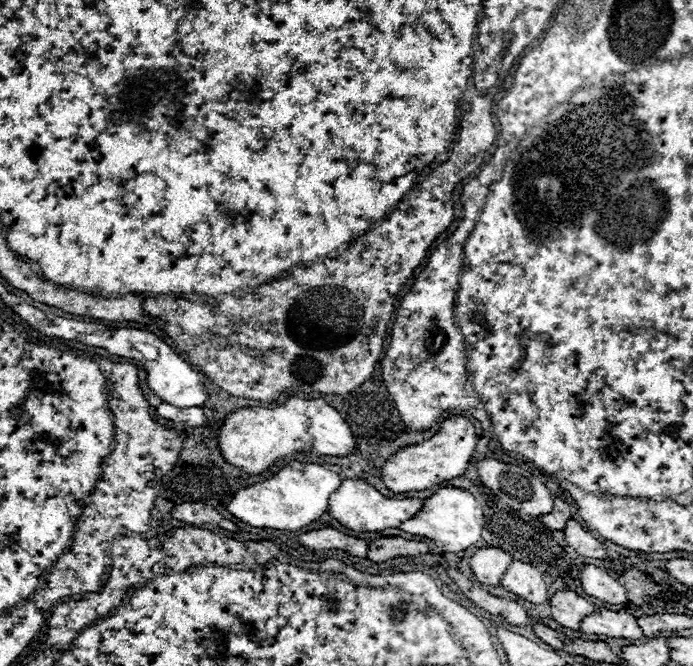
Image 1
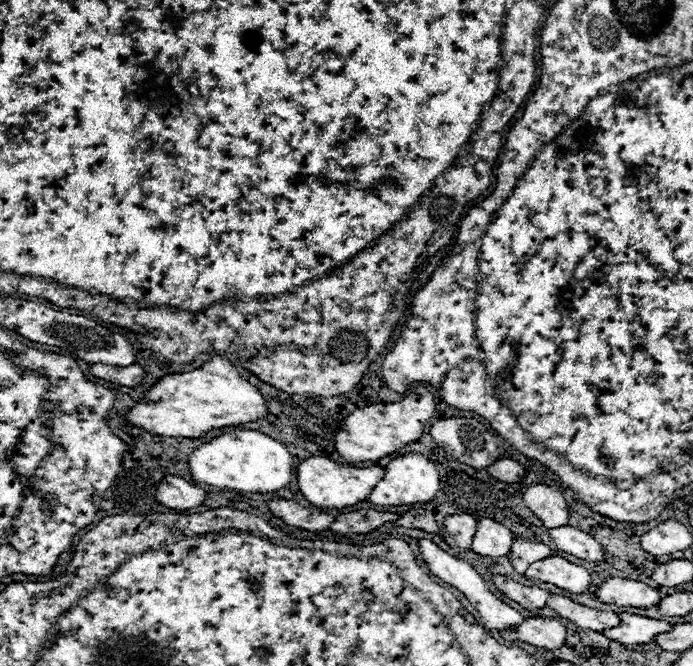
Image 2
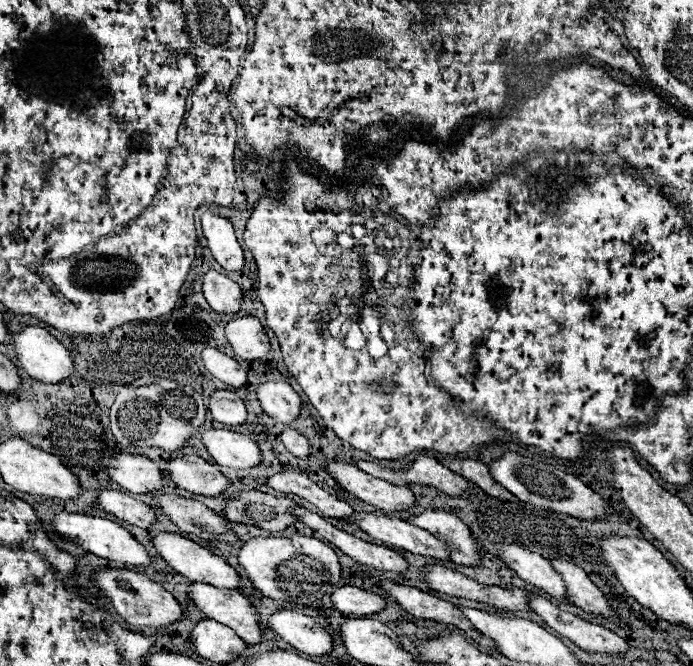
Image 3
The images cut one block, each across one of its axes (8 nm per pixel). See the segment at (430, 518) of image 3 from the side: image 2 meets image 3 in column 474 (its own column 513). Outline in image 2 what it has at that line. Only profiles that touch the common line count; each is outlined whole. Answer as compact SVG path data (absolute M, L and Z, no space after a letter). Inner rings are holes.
M516 538L508 556L510 556L512 566L516 568L516 572L524 576L532 562L538 562L538 560L544 560L544 558L552 556L552 550L544 544L540 544L540 542L532 542L532 540L526 540L526 538Z

